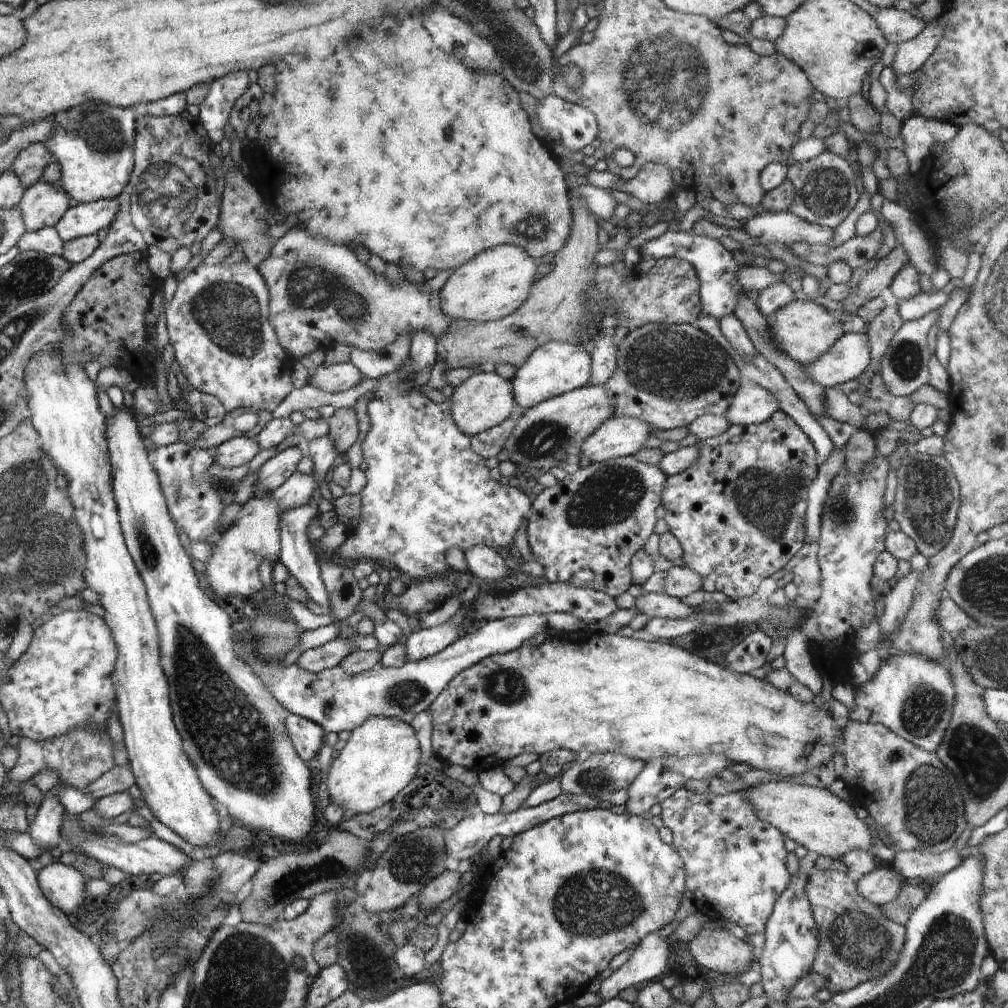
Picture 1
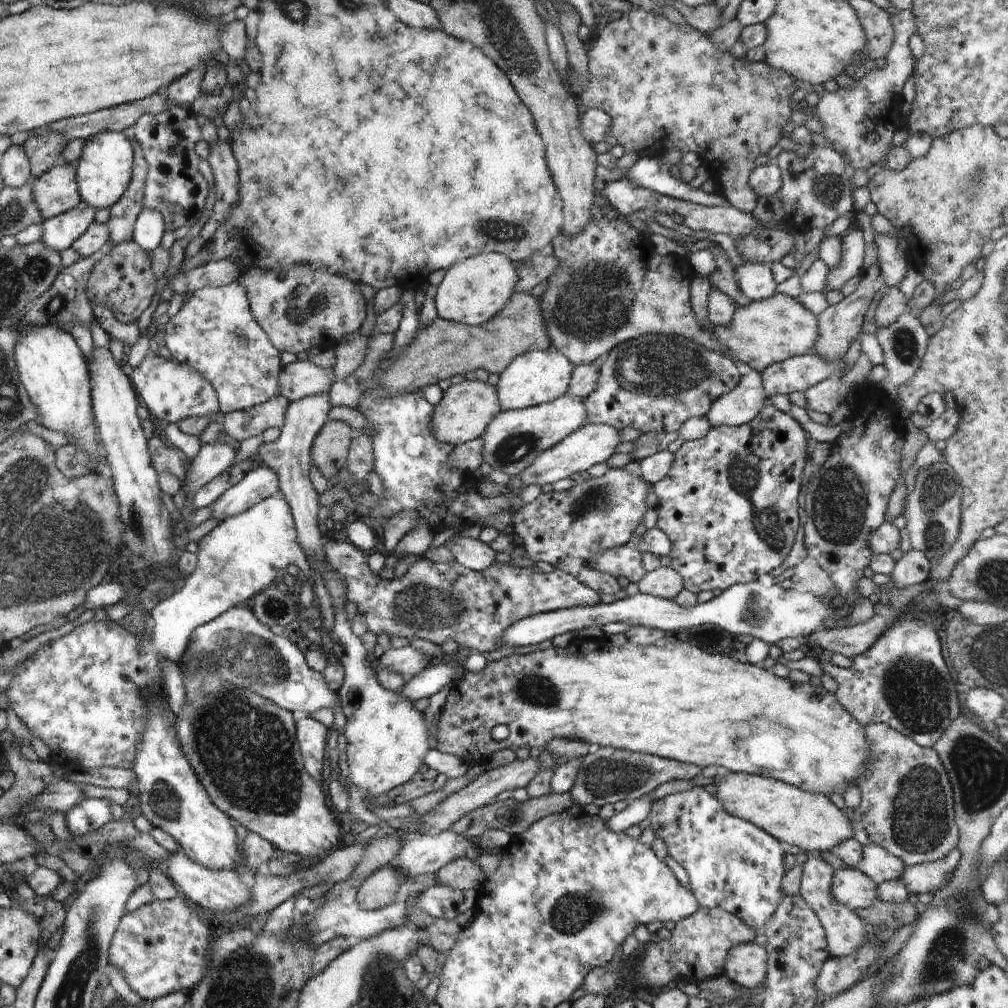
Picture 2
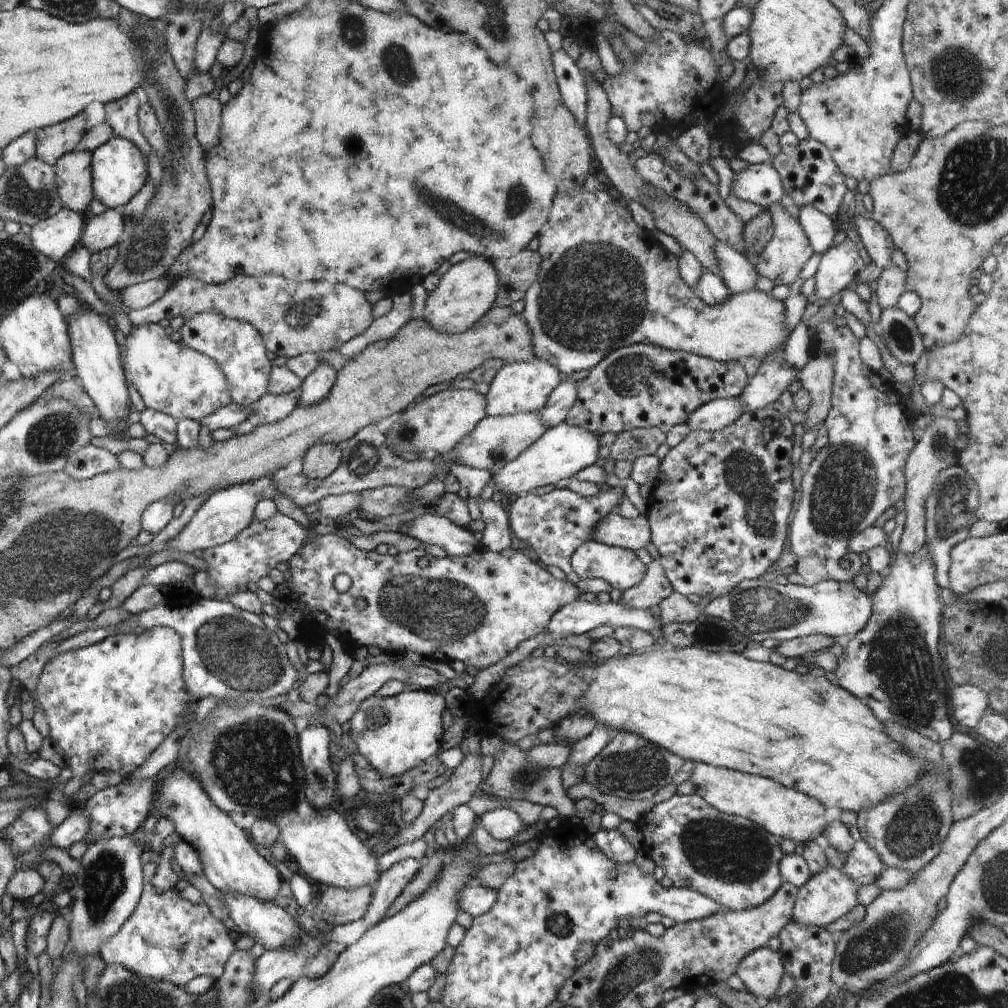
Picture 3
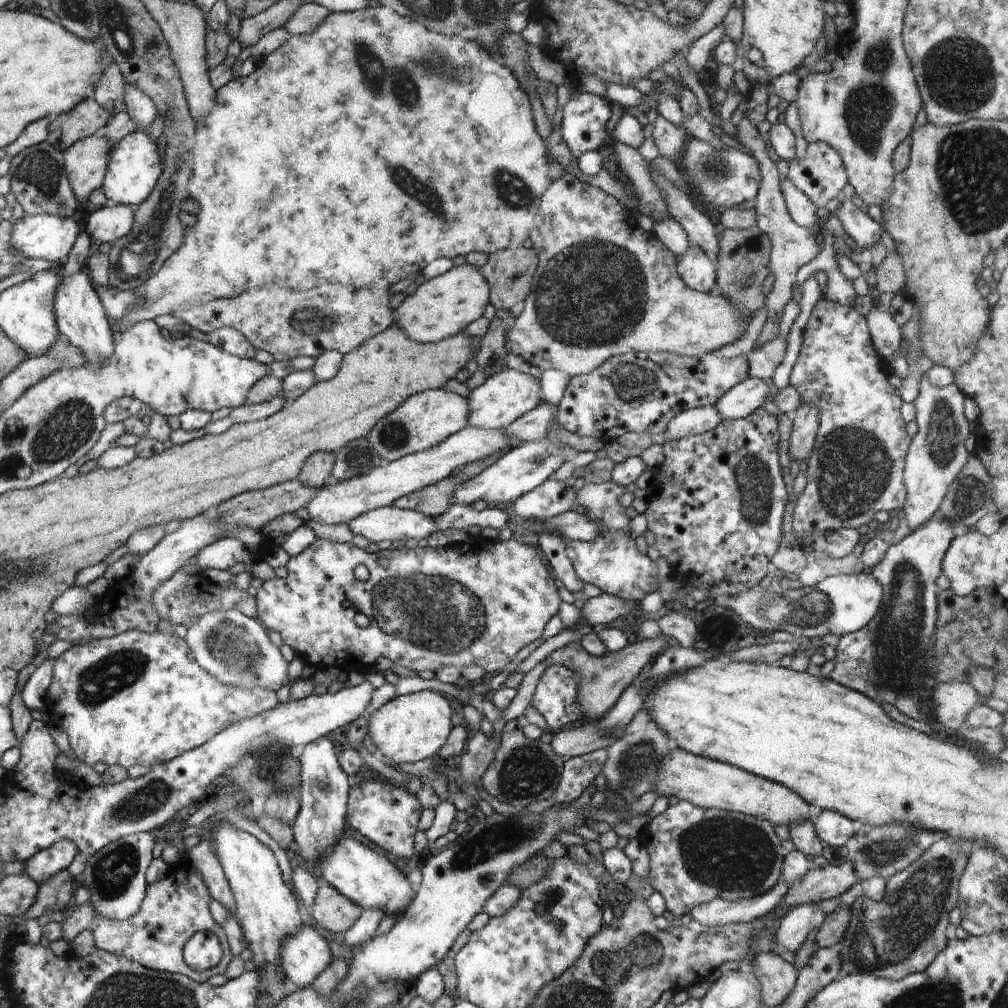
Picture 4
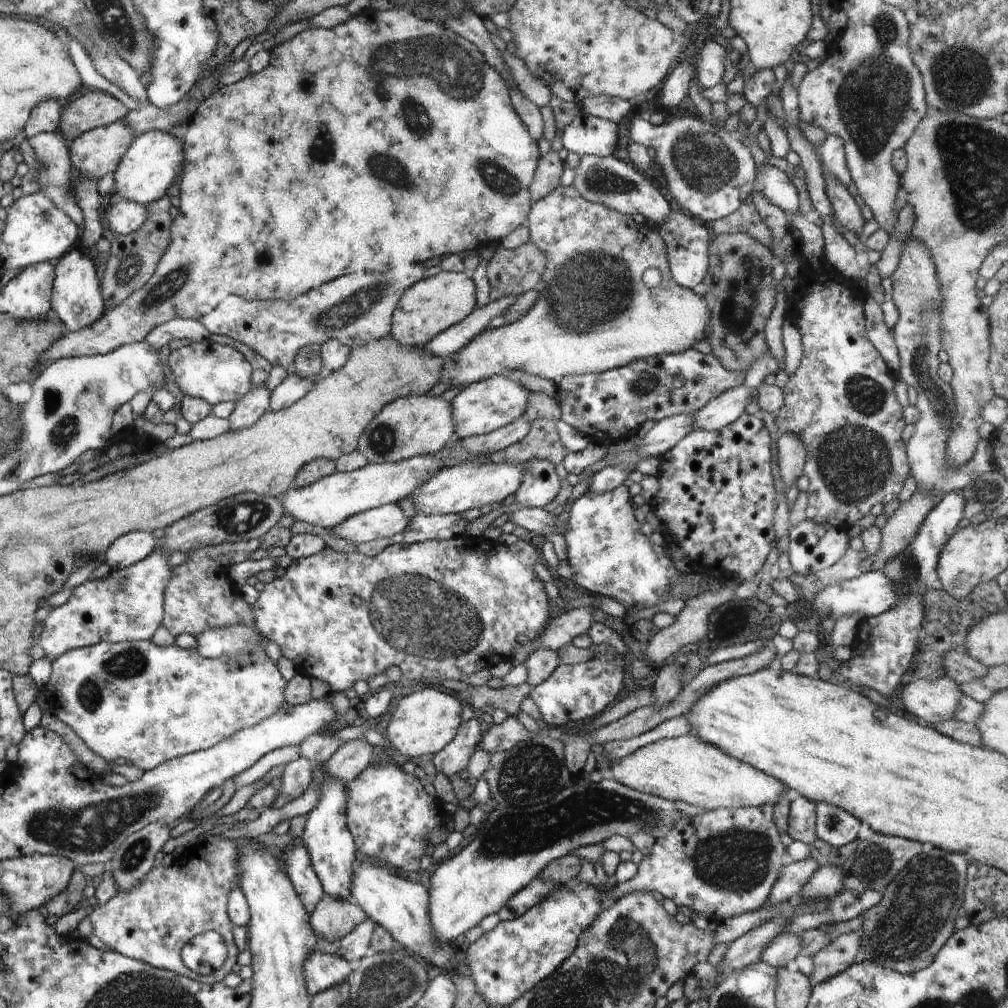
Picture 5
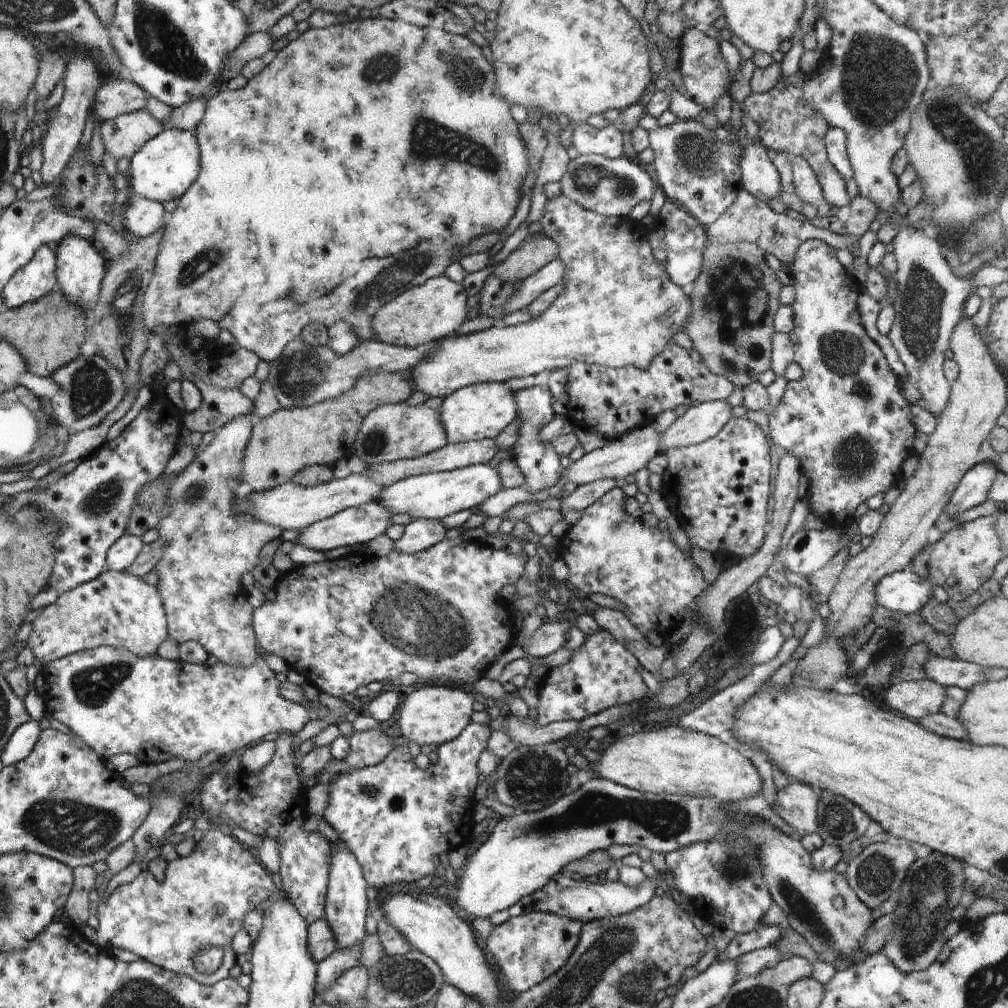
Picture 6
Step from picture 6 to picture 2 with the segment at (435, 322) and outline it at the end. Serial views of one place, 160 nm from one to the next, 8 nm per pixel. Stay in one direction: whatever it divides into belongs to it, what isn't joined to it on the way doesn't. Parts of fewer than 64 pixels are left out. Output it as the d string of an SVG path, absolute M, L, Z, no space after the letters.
M481 253L463 261L458 260L446 272L437 286L434 304L438 317L480 326L490 320L511 299L518 282L518 273L507 256L500 253Z

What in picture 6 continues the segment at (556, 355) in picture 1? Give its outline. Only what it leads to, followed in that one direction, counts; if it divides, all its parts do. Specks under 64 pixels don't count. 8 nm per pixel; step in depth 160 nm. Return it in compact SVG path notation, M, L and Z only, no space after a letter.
M504 382L477 383L460 388L451 396L445 397L437 410L448 443L496 439L518 416L514 390L506 388Z

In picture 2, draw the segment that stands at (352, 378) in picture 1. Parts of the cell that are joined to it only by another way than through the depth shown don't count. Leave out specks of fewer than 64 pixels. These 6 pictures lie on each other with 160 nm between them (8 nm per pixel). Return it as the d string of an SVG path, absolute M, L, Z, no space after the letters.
M297 360L284 365L279 376L281 395L289 401L297 401L324 391L329 392L333 382L333 371L326 371L308 360Z

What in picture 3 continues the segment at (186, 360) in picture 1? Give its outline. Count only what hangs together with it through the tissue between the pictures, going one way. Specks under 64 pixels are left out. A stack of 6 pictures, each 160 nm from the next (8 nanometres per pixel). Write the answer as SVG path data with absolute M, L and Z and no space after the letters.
M210 311L200 313L194 319L187 320L178 331L182 334L181 341L184 344L212 357L220 364L225 377L231 384L232 403L248 407L268 393L268 376L271 376L272 364L266 356L266 347L259 331L250 323L229 319Z

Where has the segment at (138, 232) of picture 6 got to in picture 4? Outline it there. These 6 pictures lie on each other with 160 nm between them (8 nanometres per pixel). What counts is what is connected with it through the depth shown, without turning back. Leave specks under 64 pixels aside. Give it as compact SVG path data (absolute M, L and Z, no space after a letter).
M107 204L90 214L86 228L95 245L102 242L113 243L126 236L134 224L134 211L131 206Z

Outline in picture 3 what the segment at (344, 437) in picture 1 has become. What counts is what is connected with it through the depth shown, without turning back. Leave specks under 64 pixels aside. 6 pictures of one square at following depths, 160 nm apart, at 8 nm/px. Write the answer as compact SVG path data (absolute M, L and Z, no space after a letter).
M316 443L303 456L303 475L308 479L323 479L330 476L340 462L342 449L332 443Z

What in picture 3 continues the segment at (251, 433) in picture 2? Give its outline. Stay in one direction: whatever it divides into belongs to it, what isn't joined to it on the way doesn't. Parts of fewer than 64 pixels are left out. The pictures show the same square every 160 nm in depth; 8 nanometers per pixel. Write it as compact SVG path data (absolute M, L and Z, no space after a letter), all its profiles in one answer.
M300 386L292 392L281 395L267 393L258 402L250 405L251 416L249 419L256 424L282 420L300 404L302 391L303 389Z

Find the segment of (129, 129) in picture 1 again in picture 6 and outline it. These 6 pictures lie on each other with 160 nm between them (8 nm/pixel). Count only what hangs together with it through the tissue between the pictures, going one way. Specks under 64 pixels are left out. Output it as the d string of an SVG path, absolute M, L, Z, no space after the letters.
M164 128L155 139L148 140L130 160L128 170L129 189L154 202L169 202L180 199L195 183L200 173L200 149L192 132Z

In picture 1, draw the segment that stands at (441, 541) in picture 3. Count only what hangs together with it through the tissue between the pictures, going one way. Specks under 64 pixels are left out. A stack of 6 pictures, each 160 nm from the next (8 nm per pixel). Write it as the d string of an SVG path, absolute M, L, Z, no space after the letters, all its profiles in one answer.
M474 545L464 552L468 571L482 580L500 580L509 573L496 549L492 547Z

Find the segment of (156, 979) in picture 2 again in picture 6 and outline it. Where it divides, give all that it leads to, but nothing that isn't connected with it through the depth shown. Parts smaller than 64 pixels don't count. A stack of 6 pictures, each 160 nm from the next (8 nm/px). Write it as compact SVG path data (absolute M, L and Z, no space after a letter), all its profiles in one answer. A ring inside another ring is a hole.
M220 830L206 831L200 842L196 843L192 854L178 856L167 863L164 880L158 882L149 870L140 871L130 884L118 886L106 902L94 906L94 912L100 921L95 944L104 949L109 945L130 951L162 970L186 974L200 984L216 985L222 978L228 978L230 968L236 964L236 956L230 944L234 934L242 928L242 918L248 916L250 910L266 908L266 902L270 898L279 898L278 888L274 886L270 874L252 858L252 854L244 850L232 836L222 834ZM208 946L218 946L224 952L224 958L220 968L212 974L199 974L194 969L194 954Z

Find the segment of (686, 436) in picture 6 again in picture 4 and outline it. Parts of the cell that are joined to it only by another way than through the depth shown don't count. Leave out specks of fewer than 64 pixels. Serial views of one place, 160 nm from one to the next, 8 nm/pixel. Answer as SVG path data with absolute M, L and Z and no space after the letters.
M746 377L742 382L724 393L714 405L722 421L750 416L769 396L764 380Z

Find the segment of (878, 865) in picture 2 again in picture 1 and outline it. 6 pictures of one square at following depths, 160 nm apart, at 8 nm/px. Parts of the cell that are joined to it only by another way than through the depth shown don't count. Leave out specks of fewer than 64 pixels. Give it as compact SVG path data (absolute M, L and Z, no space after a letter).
M949 848L938 854L921 851L898 851L891 861L891 868L899 874L904 882L908 882L909 880L926 879L926 877L932 878L934 874L946 874L953 868L956 868L961 862L960 851L956 852L954 848Z

